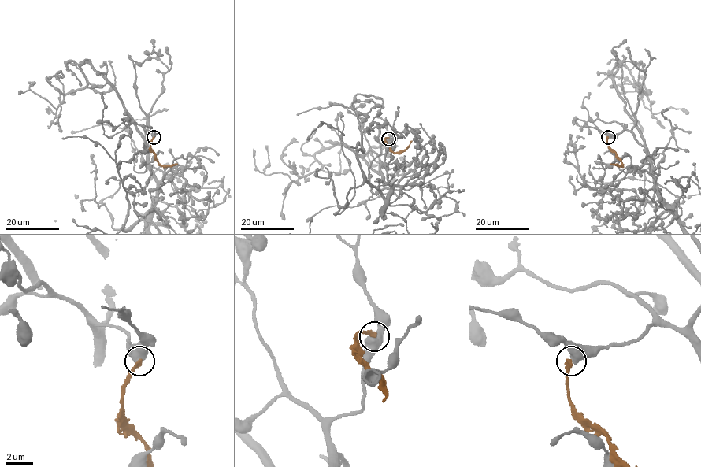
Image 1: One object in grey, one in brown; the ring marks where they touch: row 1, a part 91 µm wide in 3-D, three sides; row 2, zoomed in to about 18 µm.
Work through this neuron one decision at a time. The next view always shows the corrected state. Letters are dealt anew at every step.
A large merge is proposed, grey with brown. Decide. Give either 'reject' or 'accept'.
reject

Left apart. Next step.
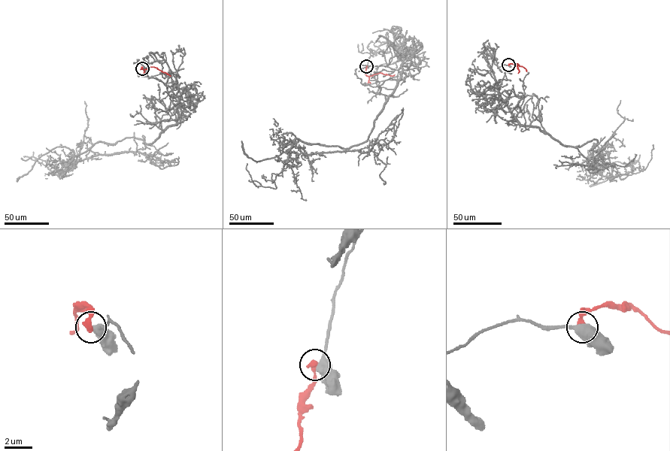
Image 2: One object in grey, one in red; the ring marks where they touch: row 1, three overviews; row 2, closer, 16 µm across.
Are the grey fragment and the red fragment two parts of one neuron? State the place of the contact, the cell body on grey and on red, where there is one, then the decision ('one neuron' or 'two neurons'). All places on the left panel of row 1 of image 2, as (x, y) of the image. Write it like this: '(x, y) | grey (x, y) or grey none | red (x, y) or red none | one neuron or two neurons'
(142, 68) | grey none | red none | two neurons

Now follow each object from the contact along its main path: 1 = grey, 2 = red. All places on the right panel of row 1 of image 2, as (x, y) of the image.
1: (508, 65), (485, 49), (519, 123), (568, 146), (595, 139), (587, 164), (604, 162), (553, 164)
2: (508, 65), (519, 66), (517, 63), (518, 73)

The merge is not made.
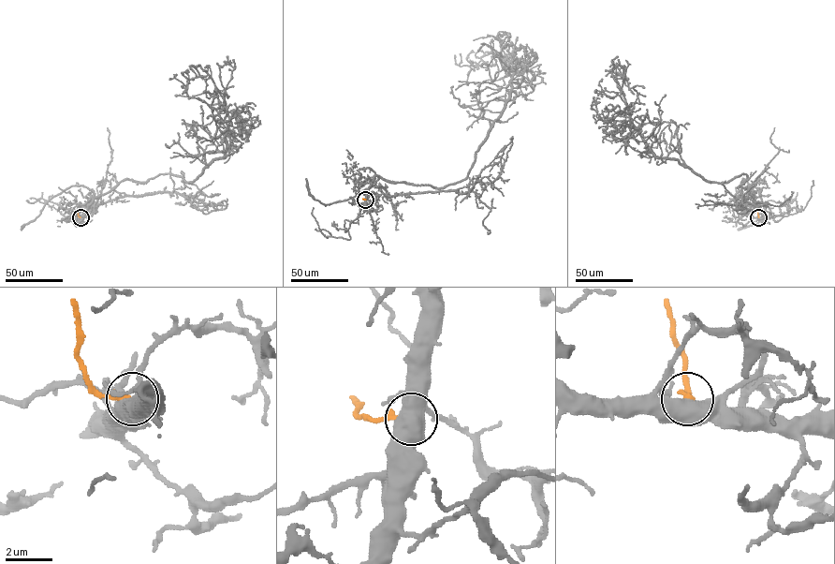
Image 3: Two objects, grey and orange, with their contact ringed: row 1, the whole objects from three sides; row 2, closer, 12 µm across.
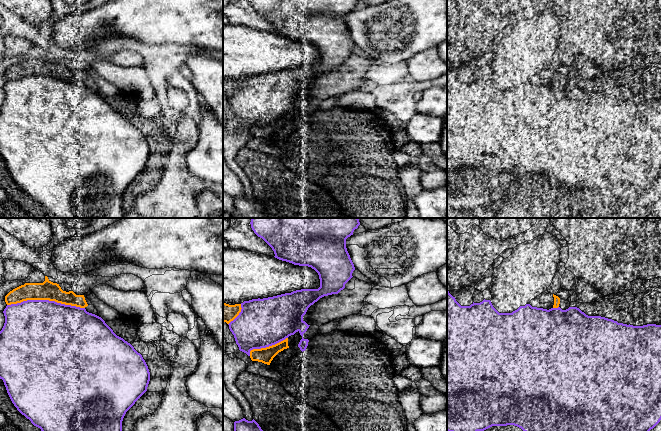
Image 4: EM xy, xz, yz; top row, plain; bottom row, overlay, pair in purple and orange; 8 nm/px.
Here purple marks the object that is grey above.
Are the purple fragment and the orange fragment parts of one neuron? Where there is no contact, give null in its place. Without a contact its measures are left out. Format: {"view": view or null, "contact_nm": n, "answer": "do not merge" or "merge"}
{"view": "xy", "contact_nm": 600, "answer": "do not merge"}

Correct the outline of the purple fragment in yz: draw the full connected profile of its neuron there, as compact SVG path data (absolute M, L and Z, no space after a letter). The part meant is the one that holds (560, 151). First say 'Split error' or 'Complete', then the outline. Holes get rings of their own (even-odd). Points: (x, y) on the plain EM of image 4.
Complete. M447 67L447 207L455 210L475 210L492 202L514 201L530 211L533 218L630 218L640 215L653 205L661 196L661 101L647 100L633 102L618 99L601 92L588 92L577 83L562 86L560 83L549 86L532 83L530 80L520 82L512 89L499 89L490 76L472 79L470 82L461 82L449 67Z

